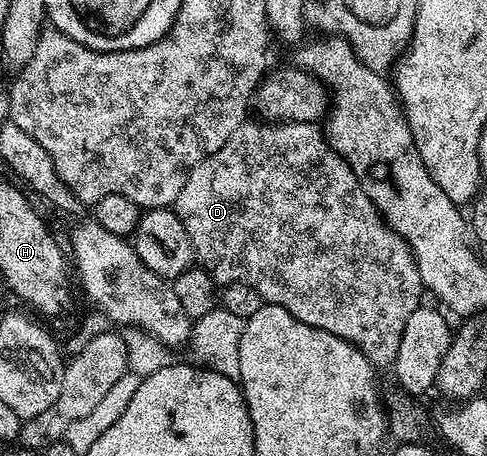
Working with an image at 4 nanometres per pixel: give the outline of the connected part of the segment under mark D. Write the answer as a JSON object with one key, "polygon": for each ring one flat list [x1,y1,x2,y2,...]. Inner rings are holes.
{"polygon":[[293,120,252,123,241,124,238,131,213,156,207,156,201,164,194,166,186,178,186,186,182,186,176,199,174,211,182,226,186,226,186,234,192,240,199,267,206,269,217,285,242,282,246,286,254,286,254,290,258,290,265,302,285,307,290,314,294,314,294,318,326,330,337,341,355,349,359,355,361,352,370,363,395,365,398,345,402,343,402,330,406,330,406,321,410,319,410,314,414,314,414,310,422,306,420,295,425,295,426,292,410,246,394,229,388,227,376,205,370,202,366,190,362,190,348,163,328,145,327,135,321,129,319,132,316,124,303,124]]}

